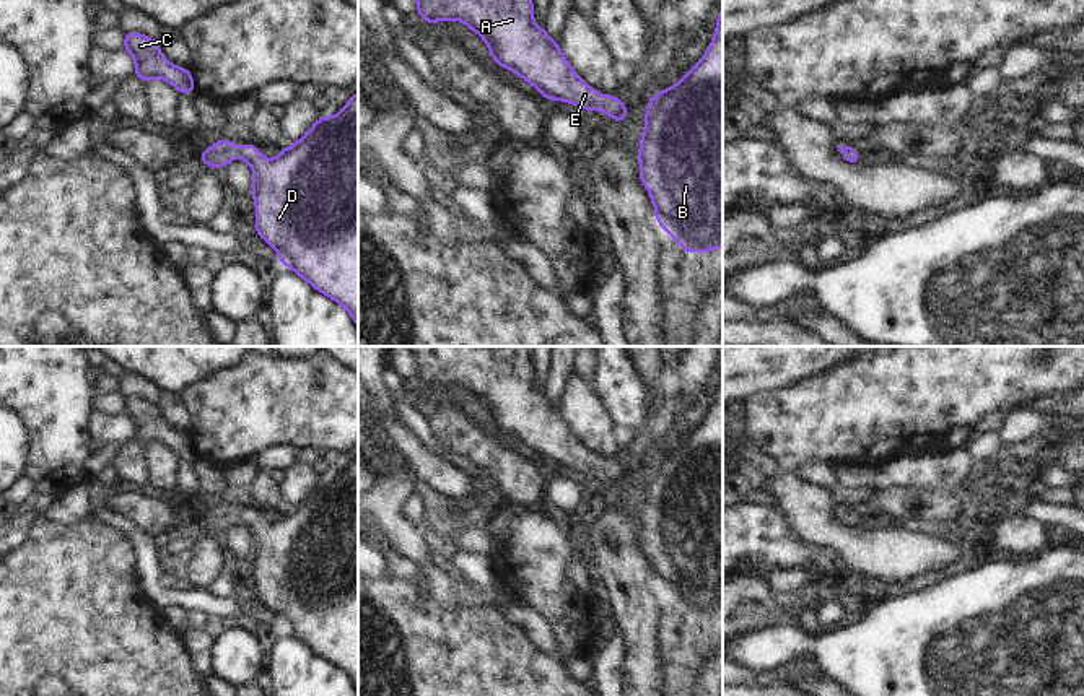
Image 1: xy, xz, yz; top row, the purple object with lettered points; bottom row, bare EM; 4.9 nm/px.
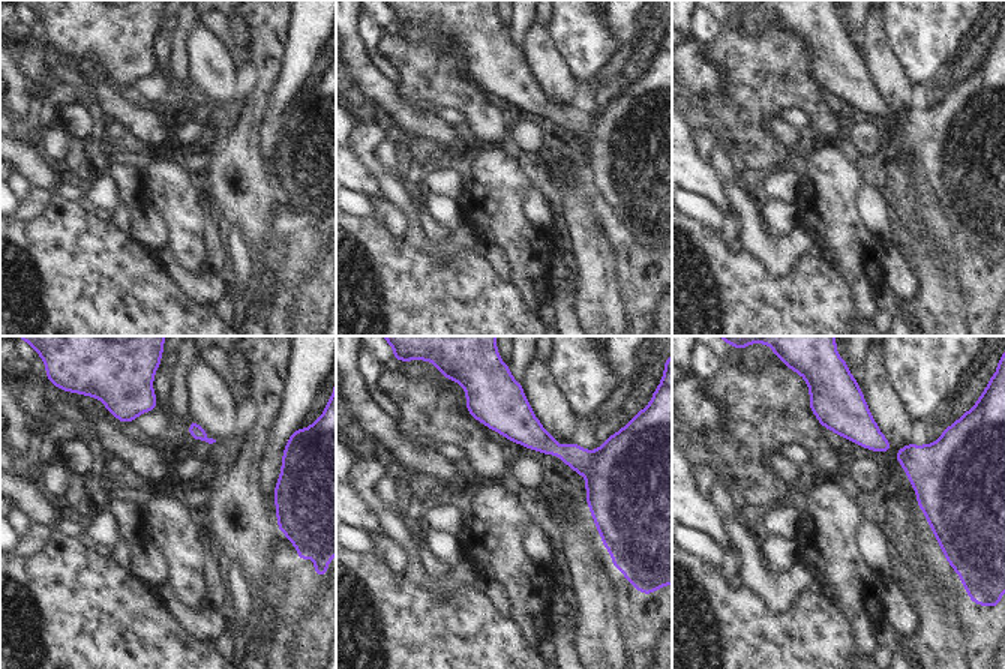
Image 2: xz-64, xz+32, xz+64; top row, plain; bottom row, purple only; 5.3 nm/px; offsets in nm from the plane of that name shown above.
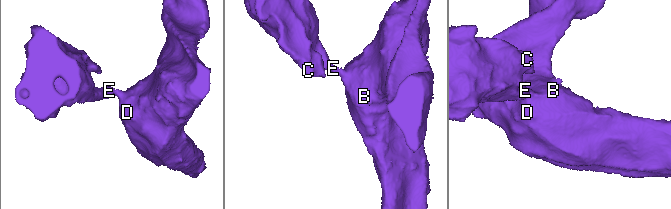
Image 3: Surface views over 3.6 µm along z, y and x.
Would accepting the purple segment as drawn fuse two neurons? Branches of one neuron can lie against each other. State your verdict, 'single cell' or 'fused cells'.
single cell

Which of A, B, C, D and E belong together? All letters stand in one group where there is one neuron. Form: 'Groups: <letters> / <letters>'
Groups: A B C D E.

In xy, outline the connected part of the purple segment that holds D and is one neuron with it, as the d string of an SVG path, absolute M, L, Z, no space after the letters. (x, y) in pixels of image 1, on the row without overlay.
M355 457L350 465L345 468L345 472L334 481L319 481L317 486L291 511L283 511L283 515L278 522L262 522L259 519L259 512L244 507L243 511L236 511L229 504L218 504L213 511L205 512L200 517L203 530L215 530L215 532L225 532L228 527L234 524L234 520L239 519L243 525L246 525L254 537L254 550L252 550L252 561L256 566L256 597L270 608L278 621L280 628L290 631L296 639L304 642L311 650L314 650L319 657L329 660L335 667L339 667L342 672L348 675L352 683L355 685L358 691L358 457Z

